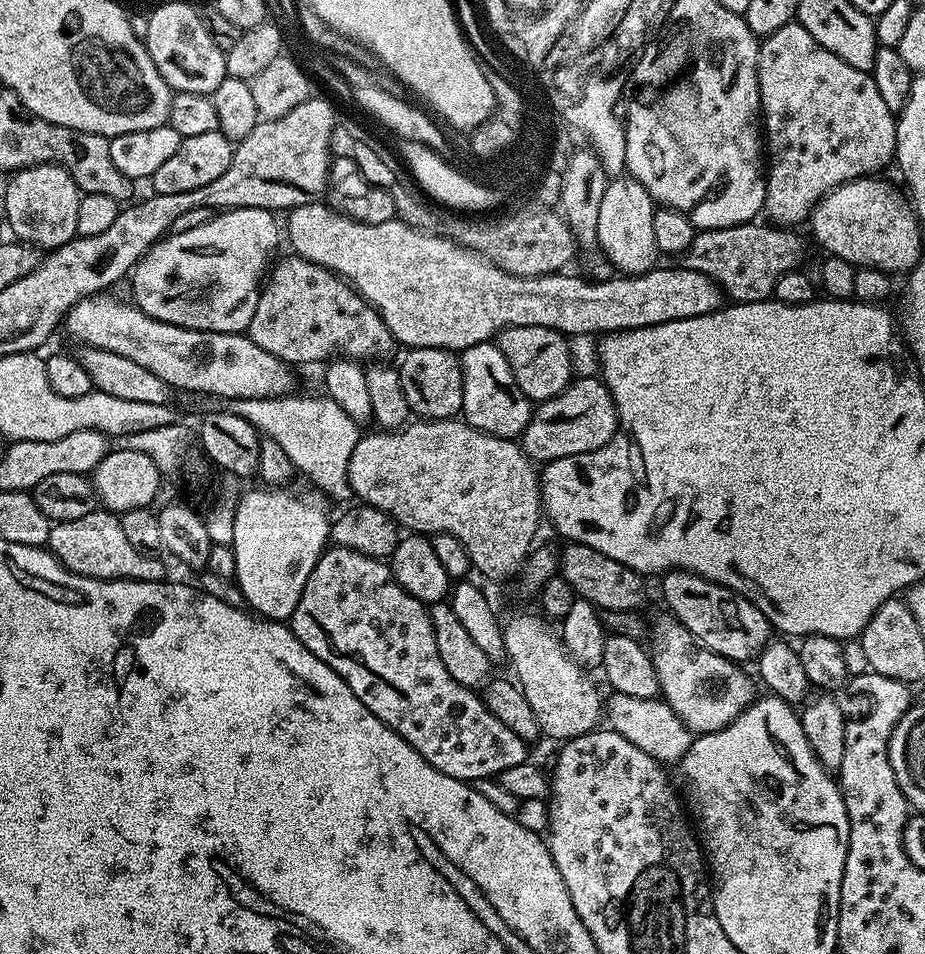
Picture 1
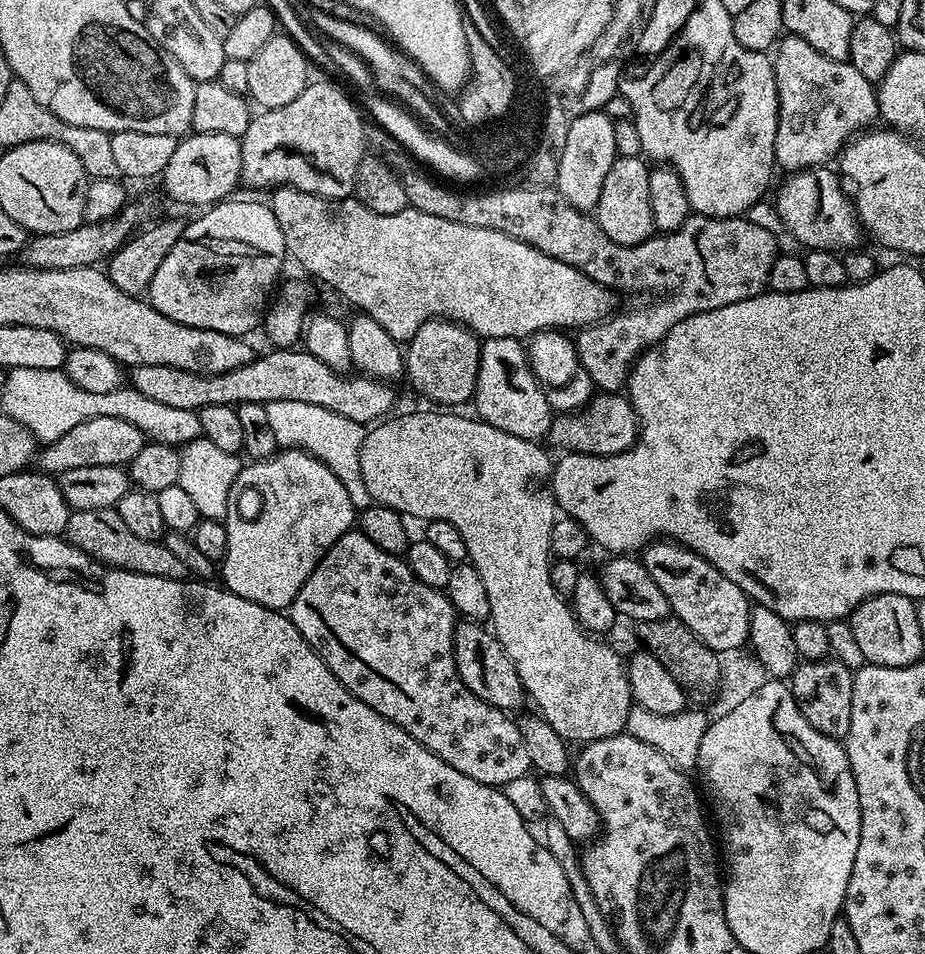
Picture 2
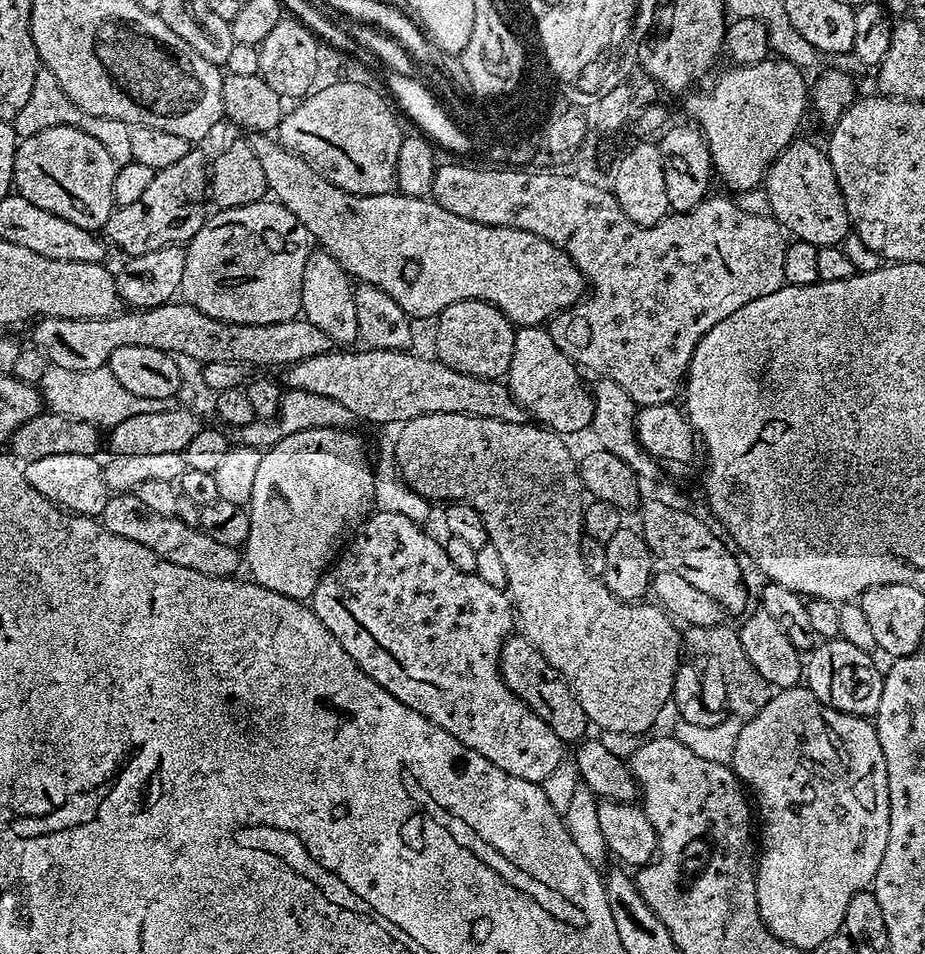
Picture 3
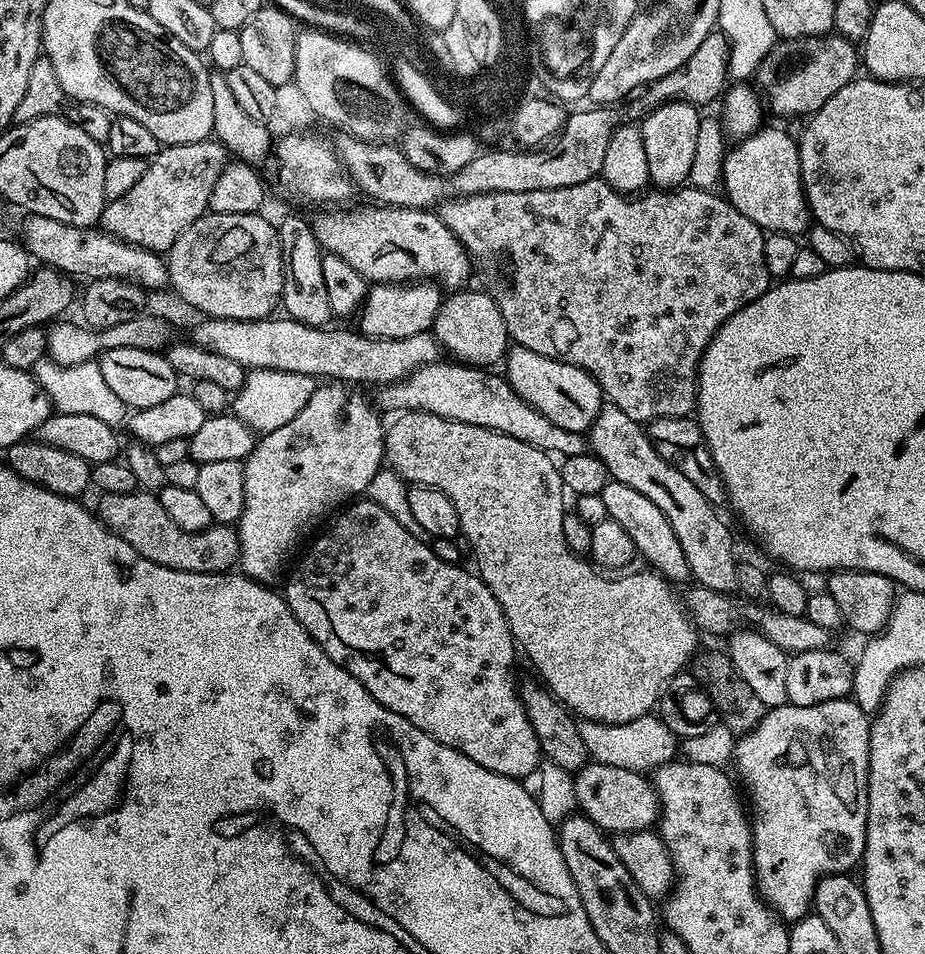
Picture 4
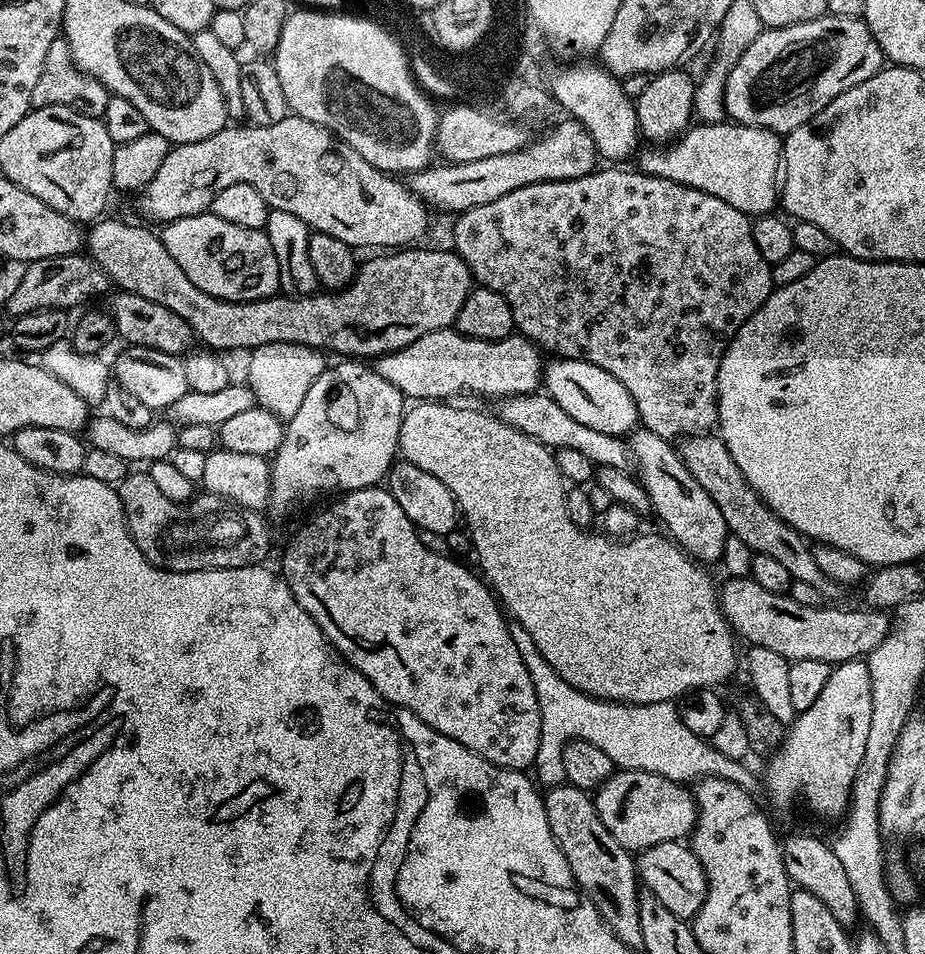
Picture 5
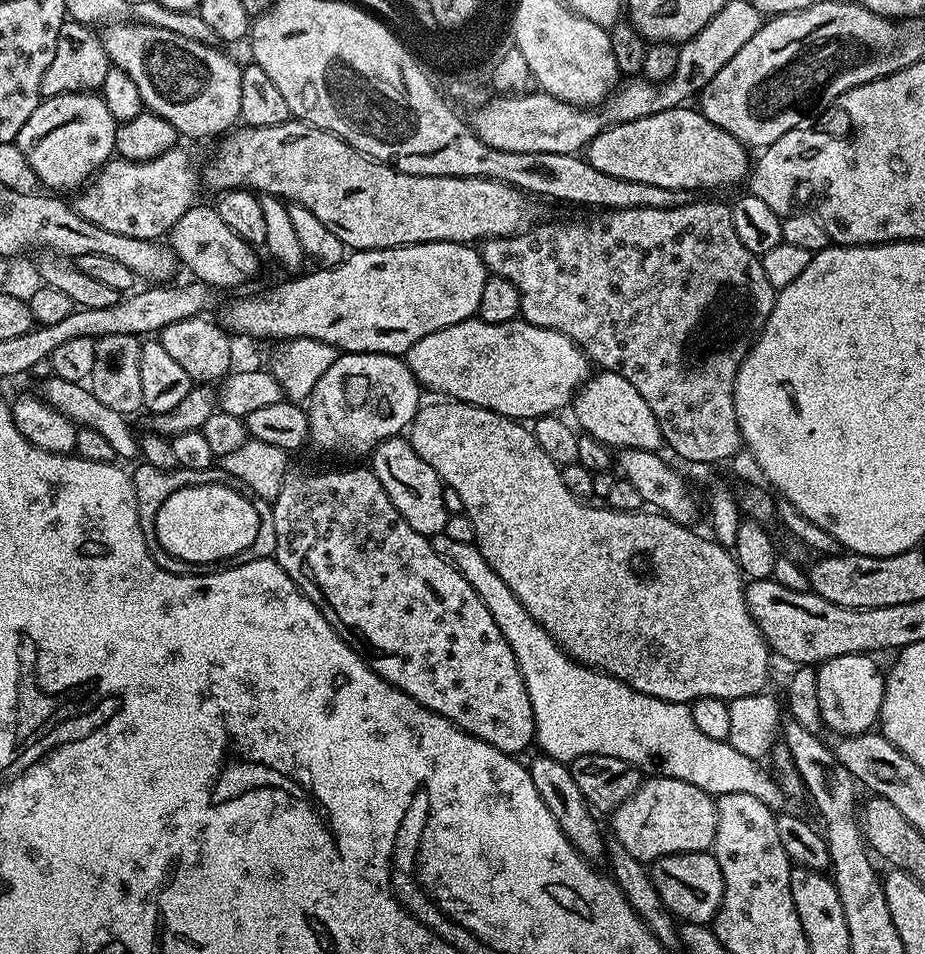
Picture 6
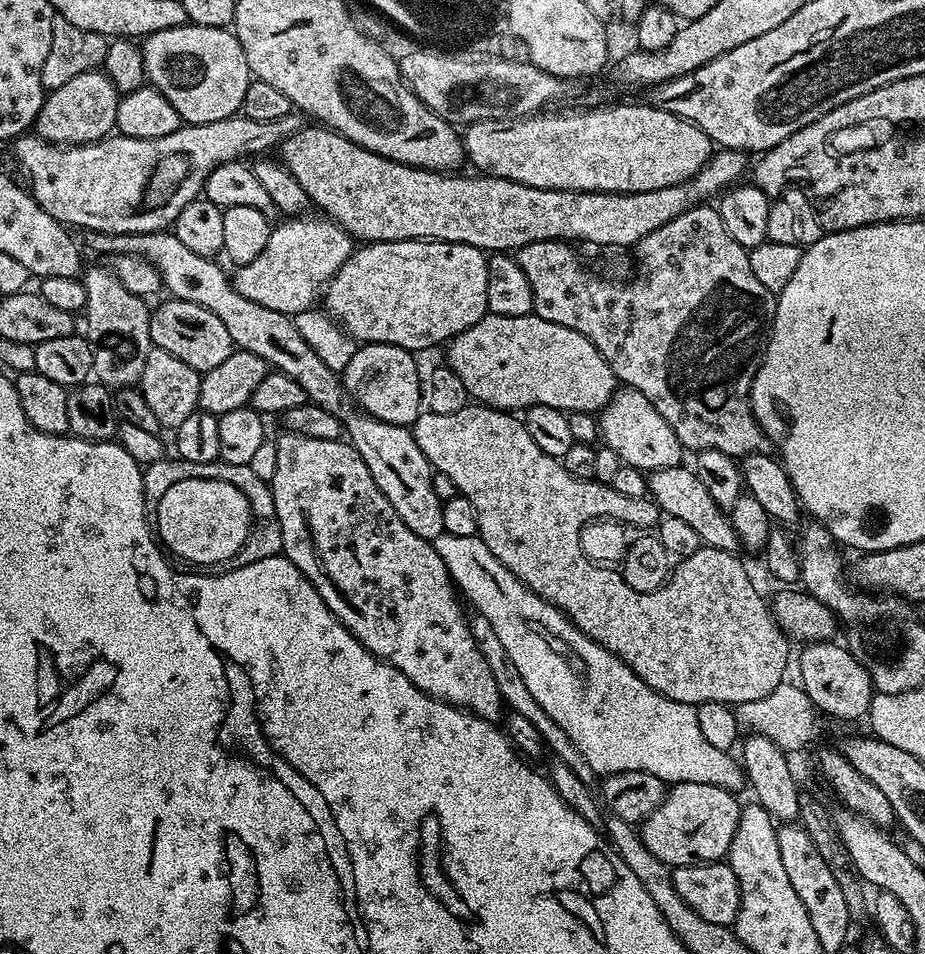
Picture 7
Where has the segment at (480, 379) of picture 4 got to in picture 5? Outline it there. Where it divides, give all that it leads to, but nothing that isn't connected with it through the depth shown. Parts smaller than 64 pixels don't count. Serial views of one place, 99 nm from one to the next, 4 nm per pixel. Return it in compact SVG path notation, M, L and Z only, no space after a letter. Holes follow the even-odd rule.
M543 391L527 392L521 396L505 396L499 401L500 404L494 408L495 415L499 416L506 426L514 426L522 434L534 438L539 444L549 450L558 448L569 448L578 450L590 458L592 465L612 466L627 469L630 464L628 445L621 437L602 434L602 430L594 430L590 426L582 426L582 422L570 418L554 398L550 398Z

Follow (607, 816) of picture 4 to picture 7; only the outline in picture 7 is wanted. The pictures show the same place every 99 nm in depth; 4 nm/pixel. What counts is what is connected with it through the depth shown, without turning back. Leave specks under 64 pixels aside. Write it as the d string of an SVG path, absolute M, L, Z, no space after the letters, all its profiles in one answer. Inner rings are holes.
M682 782L673 784L664 795L664 801L645 818L638 831L646 850L672 868L681 868L687 864L714 864L723 861L730 850L730 842L734 842L734 830L738 830L741 801L736 801L735 791L723 788L721 784L706 782Z

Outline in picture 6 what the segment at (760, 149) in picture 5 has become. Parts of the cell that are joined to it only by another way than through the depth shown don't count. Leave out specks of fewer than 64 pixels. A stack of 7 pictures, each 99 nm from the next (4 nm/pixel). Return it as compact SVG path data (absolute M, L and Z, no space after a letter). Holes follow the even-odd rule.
M681 106L638 118L634 122L616 124L605 132L599 132L587 146L586 159L602 174L614 174L614 178L626 178L630 182L646 182L654 186L681 188L696 192L700 188L728 188L745 179L750 171L749 149L734 134L726 134L710 118L706 118L692 106Z

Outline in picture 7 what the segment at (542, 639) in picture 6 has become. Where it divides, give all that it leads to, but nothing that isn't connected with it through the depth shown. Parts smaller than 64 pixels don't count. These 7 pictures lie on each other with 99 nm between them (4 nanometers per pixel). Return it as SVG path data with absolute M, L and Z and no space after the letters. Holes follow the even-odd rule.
M443 532L431 542L438 558L442 558L446 570L452 575L452 583L462 593L463 599L469 605L472 603L476 607L474 609L475 615L486 618L486 622L490 622L490 627L498 633L498 639L502 641L506 654L510 654L514 666L522 673L522 679L526 682L530 694L534 694L538 706L542 706L542 710L546 710L546 714L550 714L550 718L554 718L554 722L558 722L558 726L562 726L562 730L566 730L566 734L570 734L570 742L574 742L574 746L578 746L578 750L582 750L582 758L586 758L586 762L590 762L592 769L601 777L613 776L619 772L629 772L630 770L642 770L646 774L654 774L658 778L662 778L669 785L682 782L706 782L707 784L721 784L723 788L729 790L740 790L740 787L745 787L746 776L737 757L735 760L735 755L732 752L717 750L714 746L710 746L710 742L706 742L706 738L702 738L702 730L698 730L698 718L693 705L674 702L670 698L658 694L650 686L646 686L646 682L642 682L642 678L638 678L638 674L634 674L634 670L630 670L630 666L626 666L624 660L618 659L610 650L598 646L598 642L594 642L586 634L582 634L582 630L578 630L578 626L574 626L574 622L561 608L556 608L550 602L546 602L541 596L534 594L534 590L527 588L517 576L510 574L510 570L506 570L506 566L502 566L502 562L498 562L498 558L494 558L490 546L486 546L486 542L482 542L479 534L465 538L462 534Z

